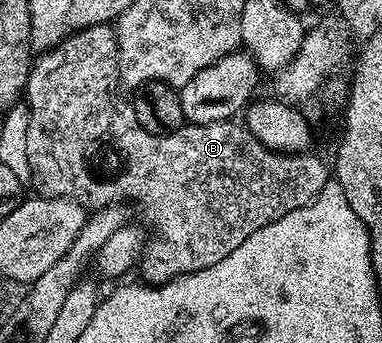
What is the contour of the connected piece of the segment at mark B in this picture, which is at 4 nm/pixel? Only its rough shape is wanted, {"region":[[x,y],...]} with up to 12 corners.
{"region":[[111,24],[32,63],[33,181],[112,172],[142,279],[221,262],[329,168],[234,119],[164,136],[122,96]]}

